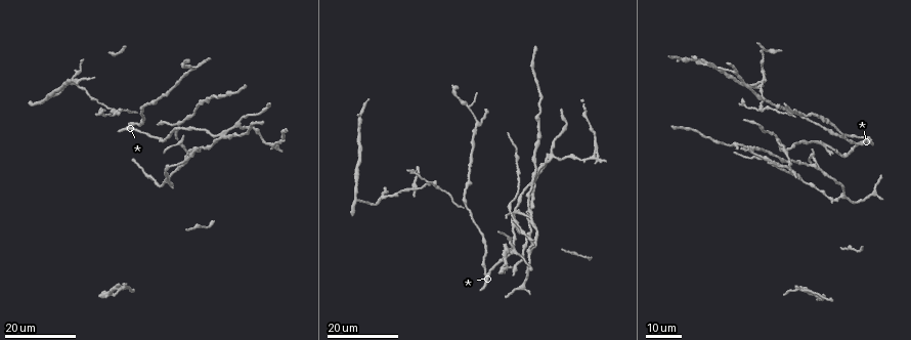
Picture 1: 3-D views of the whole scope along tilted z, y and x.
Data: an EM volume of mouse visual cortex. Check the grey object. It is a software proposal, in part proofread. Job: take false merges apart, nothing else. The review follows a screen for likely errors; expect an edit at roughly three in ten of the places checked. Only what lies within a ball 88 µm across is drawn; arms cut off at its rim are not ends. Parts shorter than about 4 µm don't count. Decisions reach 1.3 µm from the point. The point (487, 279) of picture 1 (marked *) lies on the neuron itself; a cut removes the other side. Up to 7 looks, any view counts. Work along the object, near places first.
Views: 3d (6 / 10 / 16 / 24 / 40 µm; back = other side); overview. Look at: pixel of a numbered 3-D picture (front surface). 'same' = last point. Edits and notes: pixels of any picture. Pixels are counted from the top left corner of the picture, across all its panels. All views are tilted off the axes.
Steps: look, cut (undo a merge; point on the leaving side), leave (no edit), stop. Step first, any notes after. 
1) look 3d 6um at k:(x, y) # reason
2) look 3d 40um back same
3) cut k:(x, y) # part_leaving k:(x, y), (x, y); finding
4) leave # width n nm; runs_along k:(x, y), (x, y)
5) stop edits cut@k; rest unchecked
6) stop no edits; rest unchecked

look 3d 16um at 1:(516, 211) # thin arm on a thick one

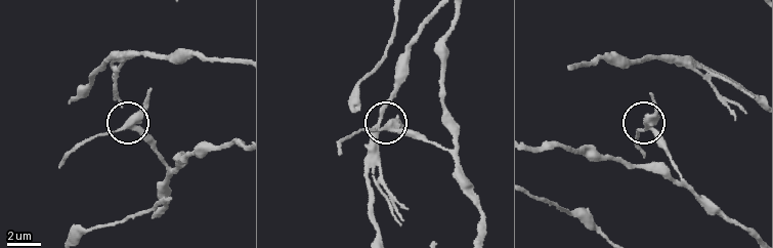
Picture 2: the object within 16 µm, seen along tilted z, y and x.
look 3d 10um at 2:(391, 126)

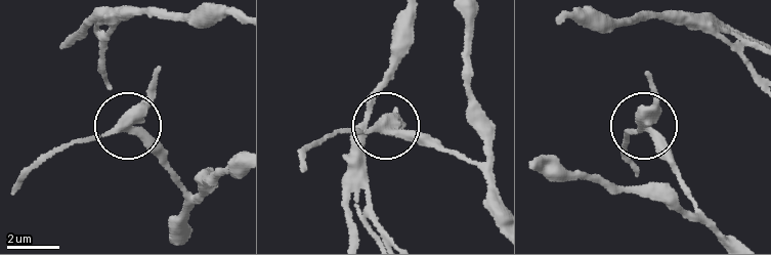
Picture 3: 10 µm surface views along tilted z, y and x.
leave # arms 3; runs_along 3:(355, 236), (373, 103), (396, 108), (392, 125), (324, 134); one neuron here

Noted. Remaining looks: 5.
look 3d 24um at 1:(825, 146) # four arms meet

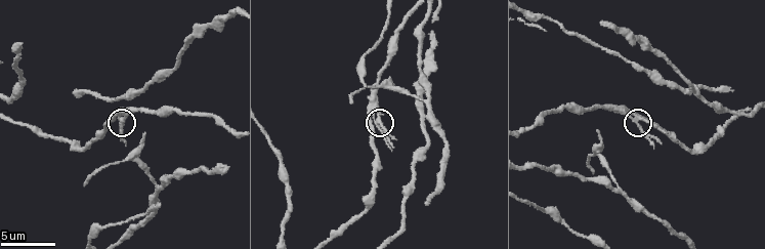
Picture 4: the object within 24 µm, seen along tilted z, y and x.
look 3d 10um at 4:(380, 129)

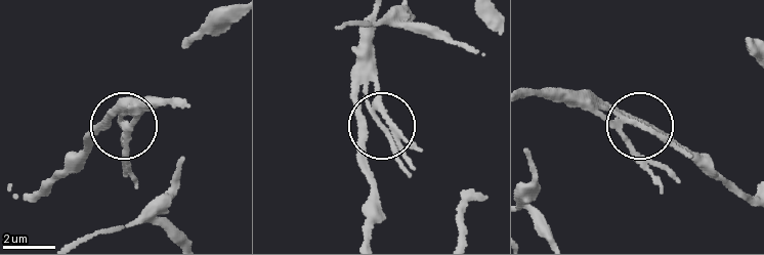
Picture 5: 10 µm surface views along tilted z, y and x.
leave # runs_along 5:(749, 196), (727, 189), (641, 124), (688, 156); continuous, no second neuron

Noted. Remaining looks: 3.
look 3d 10um at 4:(159, 188) # two arms in line, one across

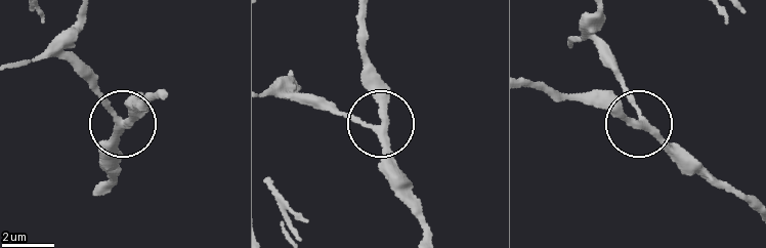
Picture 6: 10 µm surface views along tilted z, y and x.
leave # runs_along 6:(596, 13), (596, 53), (637, 123), (628, 124), (592, 97); all the same neuron

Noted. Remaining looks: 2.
stop no edits; rest unchecked

